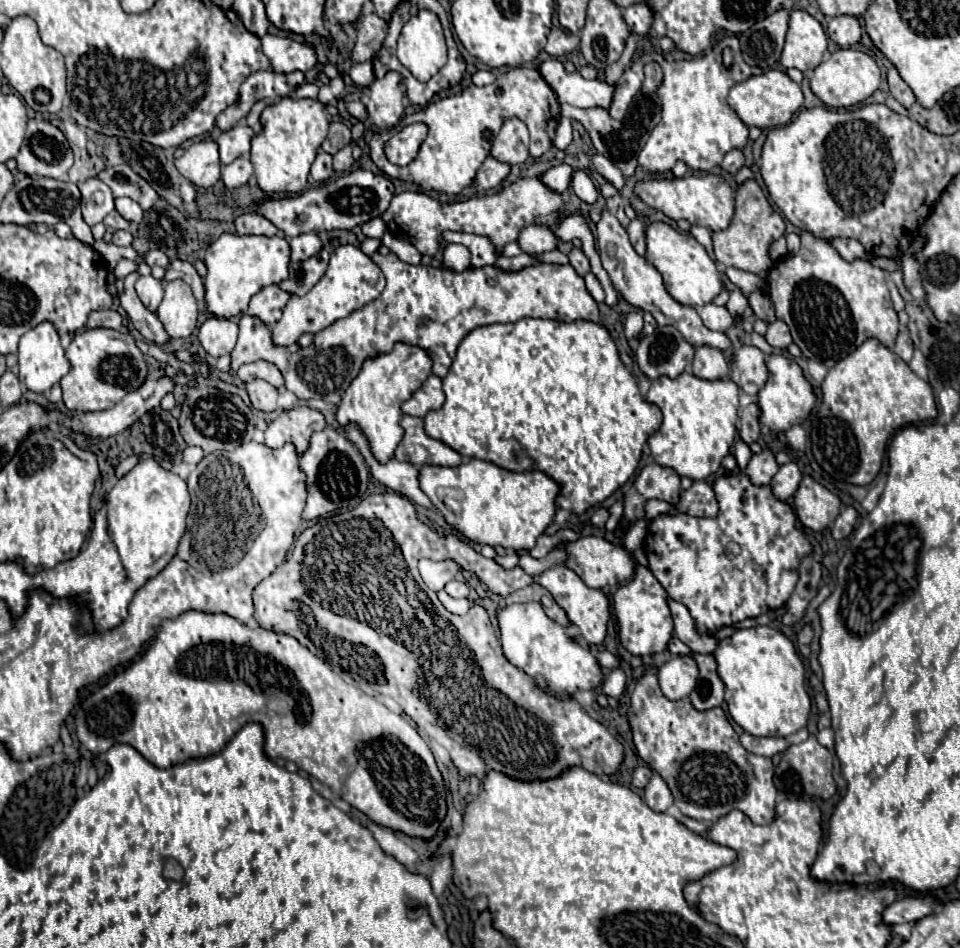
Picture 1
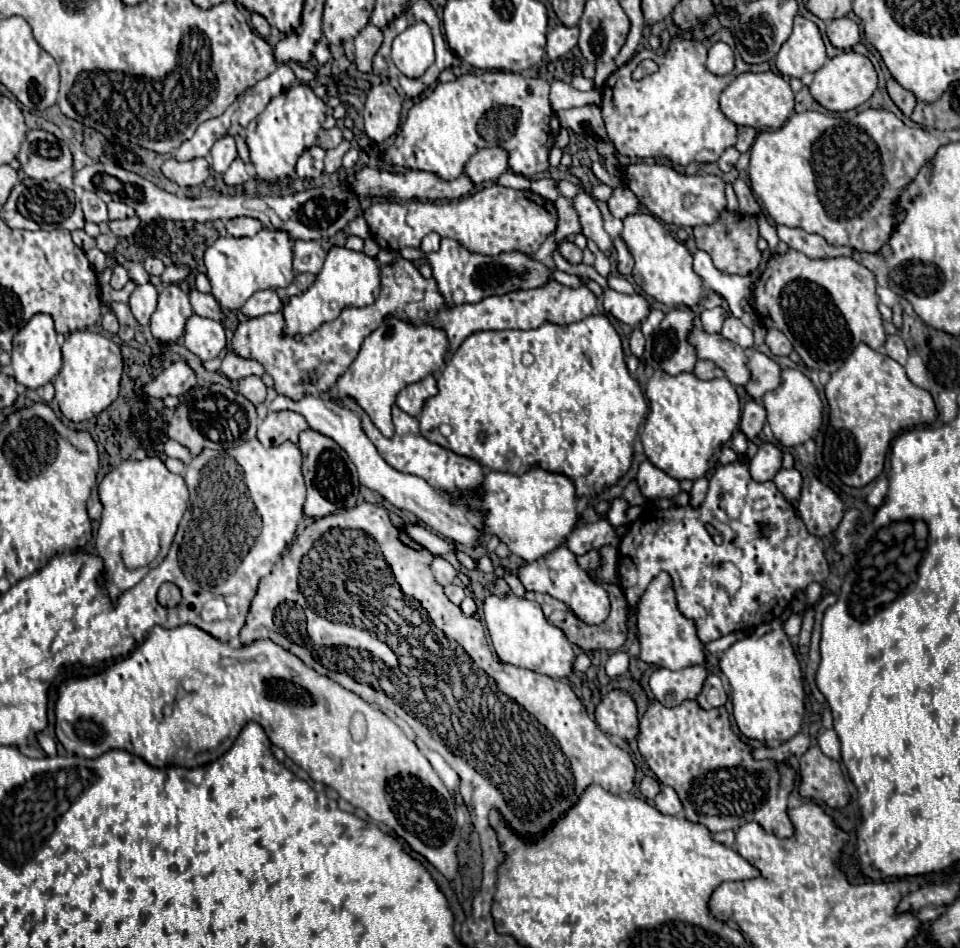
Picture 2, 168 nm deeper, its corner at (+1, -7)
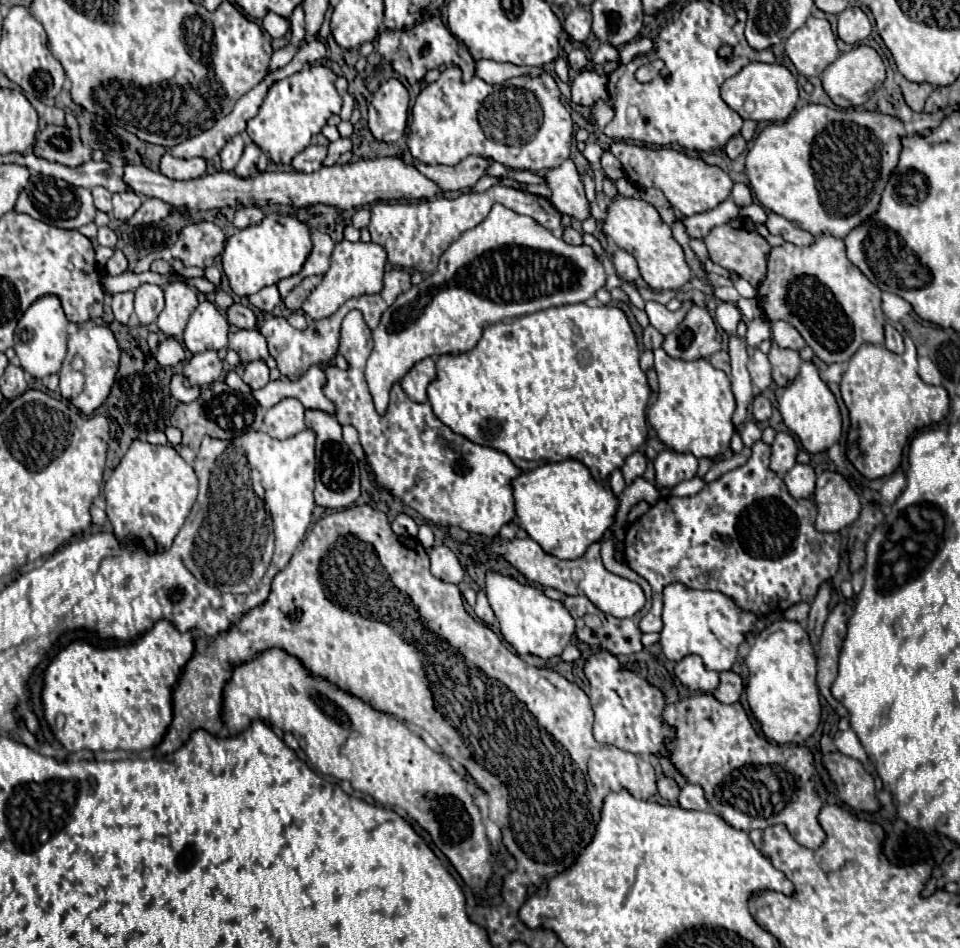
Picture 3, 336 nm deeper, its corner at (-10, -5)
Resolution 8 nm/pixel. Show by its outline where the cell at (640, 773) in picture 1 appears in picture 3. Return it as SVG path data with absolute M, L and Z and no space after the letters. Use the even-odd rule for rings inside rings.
M661 778L661 780L657 782L657 788L659 788L659 796L661 796L661 798L669 800L671 804L677 802L681 788L679 788L679 784L677 784L673 778Z

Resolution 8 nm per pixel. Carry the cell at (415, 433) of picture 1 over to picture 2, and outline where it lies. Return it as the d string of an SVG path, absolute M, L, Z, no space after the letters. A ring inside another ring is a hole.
M346 398L342 400L344 406L348 406L352 412L358 412L362 414L362 426L368 434L368 438L374 442L374 446L378 448L380 456L392 466L396 468L398 472L406 472L406 474L414 474L414 476L420 476L424 478L432 488L436 490L444 490L448 494L458 494L458 492L476 492L476 488L480 486L482 478L484 478L484 472L482 472L482 466L476 462L476 460L470 460L470 458L464 458L464 456L458 456L454 454L452 450L446 450L438 444L432 444L428 442L422 434L420 434L420 424L414 416L402 412L398 406L392 408L392 420L394 420L394 426L396 426L396 432L392 438L384 438L376 428L372 428L372 422L370 418L360 410L360 406L352 400L352 398Z

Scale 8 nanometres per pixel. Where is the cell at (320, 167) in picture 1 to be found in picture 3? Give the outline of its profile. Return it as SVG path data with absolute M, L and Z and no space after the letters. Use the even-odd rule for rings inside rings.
M311 144L307 146L305 150L301 150L293 160L291 160L291 166L297 170L297 172L315 172L323 166L323 160L327 156L327 150L319 144Z

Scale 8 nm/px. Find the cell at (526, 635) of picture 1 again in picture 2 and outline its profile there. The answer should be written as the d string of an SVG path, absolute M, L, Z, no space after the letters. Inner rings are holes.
M512 594L506 598L488 596L484 600L484 620L490 632L494 650L502 662L514 664L518 668L526 668L532 672L540 672L550 678L572 676L576 654L568 638L564 636L564 632L544 618L540 604L516 598Z

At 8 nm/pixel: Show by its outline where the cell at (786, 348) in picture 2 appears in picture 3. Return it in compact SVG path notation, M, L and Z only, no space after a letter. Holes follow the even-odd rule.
M777 320L777 322L771 322L769 326L771 326L773 340L775 340L781 348L791 348L791 350L801 350L801 348L805 348L805 340L801 338L801 334L799 334L789 322Z

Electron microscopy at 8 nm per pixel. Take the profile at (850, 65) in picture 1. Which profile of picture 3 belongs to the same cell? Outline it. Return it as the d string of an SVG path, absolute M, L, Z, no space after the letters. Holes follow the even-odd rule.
M855 46L853 50L841 54L833 64L829 64L827 70L821 74L821 80L825 92L839 108L857 108L865 104L873 96L873 92L883 84L885 64L871 46Z

